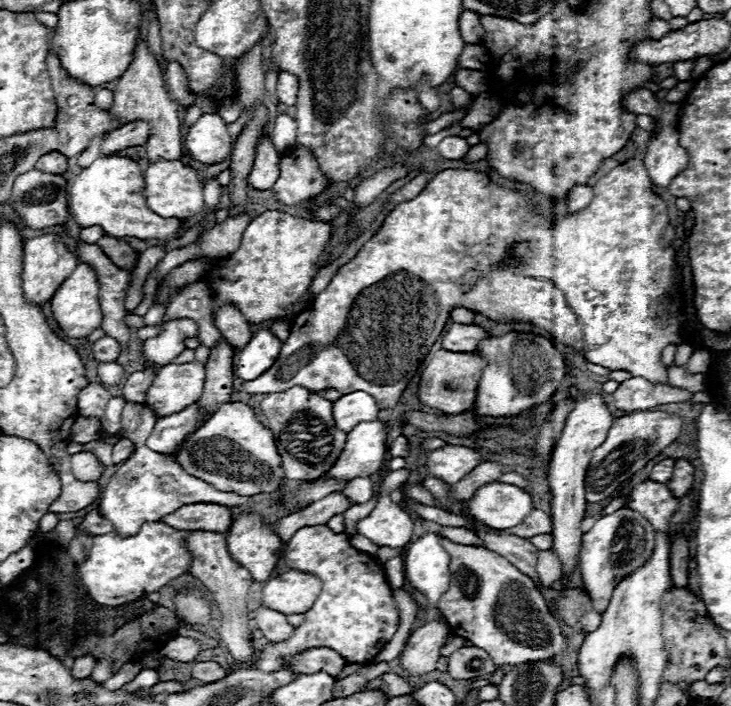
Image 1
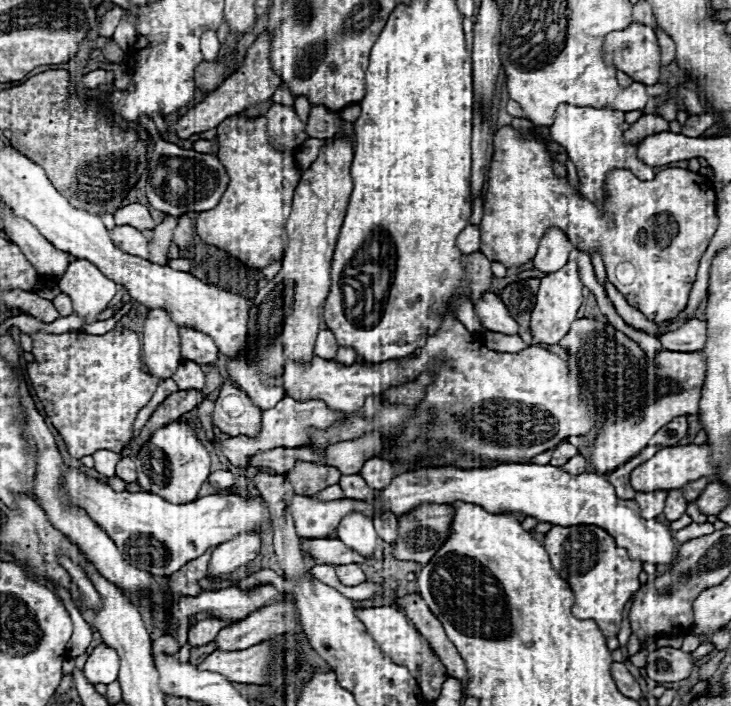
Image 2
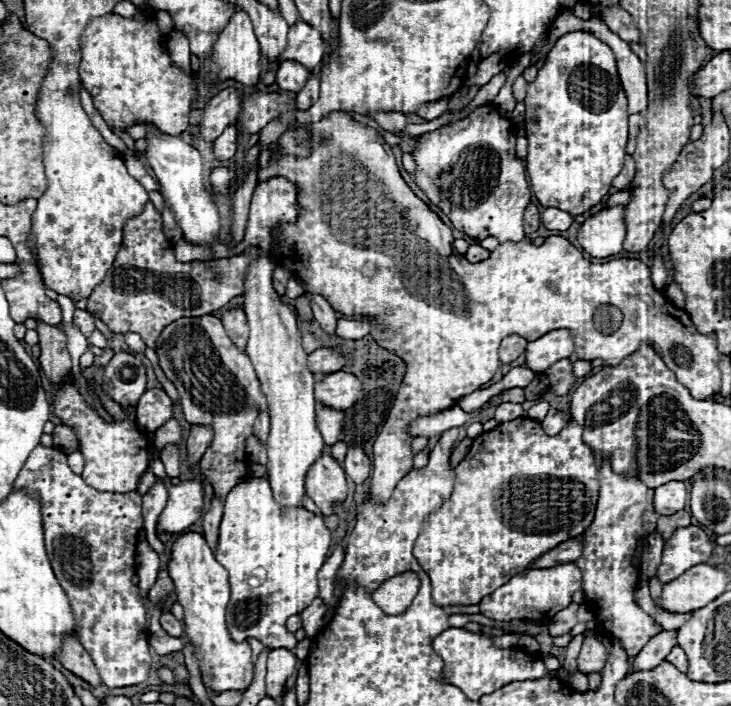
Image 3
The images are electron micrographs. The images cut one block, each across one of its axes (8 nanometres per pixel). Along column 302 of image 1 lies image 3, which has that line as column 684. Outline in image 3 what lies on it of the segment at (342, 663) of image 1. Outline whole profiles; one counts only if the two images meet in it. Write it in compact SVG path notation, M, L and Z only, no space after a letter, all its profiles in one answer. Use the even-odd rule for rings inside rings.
M674 646L666 660L672 662L680 672L686 672L688 670L688 658L686 658L686 654L684 654L684 650L680 646Z

